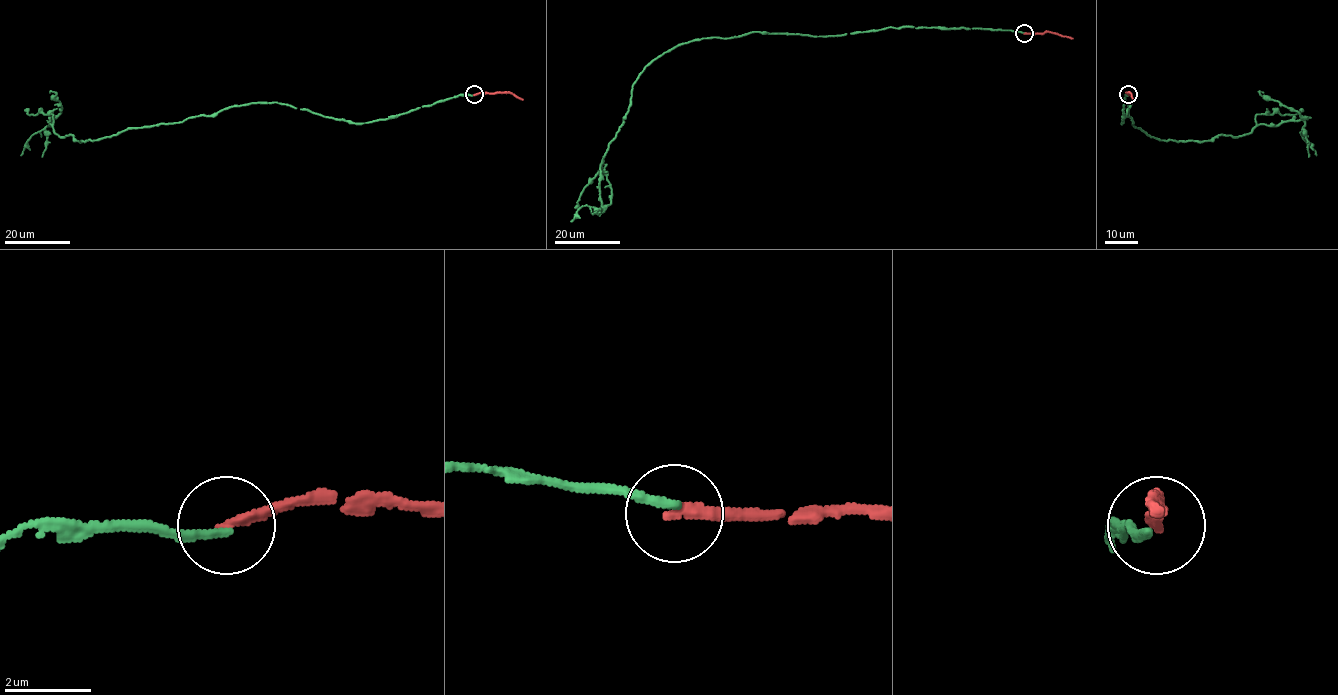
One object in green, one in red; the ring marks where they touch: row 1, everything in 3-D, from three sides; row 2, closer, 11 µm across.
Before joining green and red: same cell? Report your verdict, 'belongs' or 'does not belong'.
does not belong

